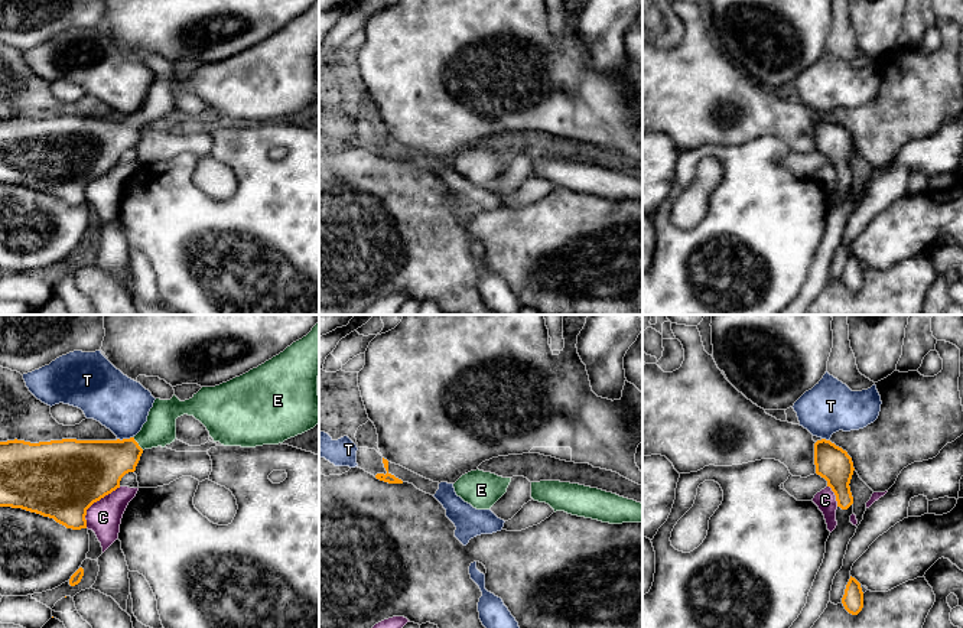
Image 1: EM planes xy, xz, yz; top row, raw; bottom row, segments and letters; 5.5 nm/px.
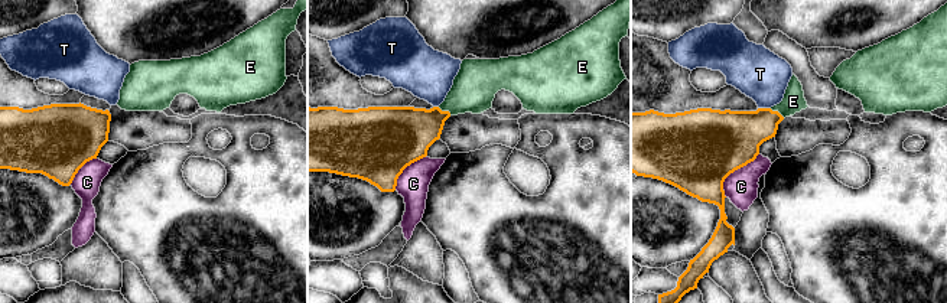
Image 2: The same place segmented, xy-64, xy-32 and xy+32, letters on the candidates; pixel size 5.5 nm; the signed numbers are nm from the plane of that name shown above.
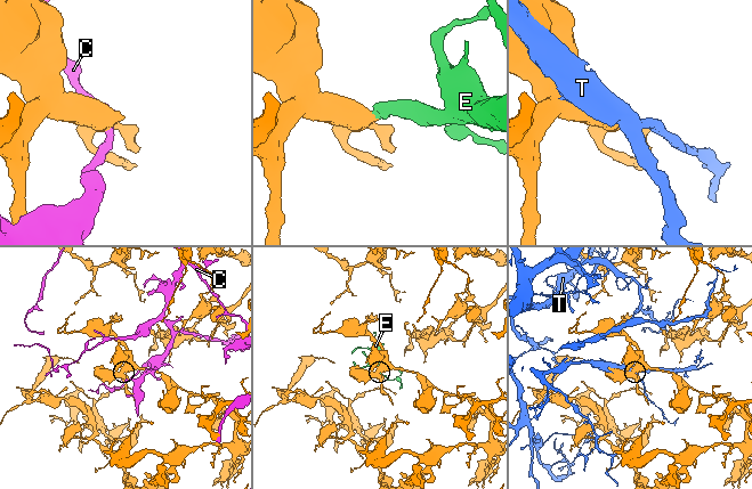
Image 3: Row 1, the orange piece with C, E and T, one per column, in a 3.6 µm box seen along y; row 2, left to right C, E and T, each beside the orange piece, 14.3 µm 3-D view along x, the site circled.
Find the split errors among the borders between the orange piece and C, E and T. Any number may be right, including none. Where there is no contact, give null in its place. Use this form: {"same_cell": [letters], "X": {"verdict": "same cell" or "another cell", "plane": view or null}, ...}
{"same_cell": ["E"], "C": {"verdict": "another cell", "plane": "xy"}, "E": {"verdict": "same cell", "plane": "xy"}, "T": {"verdict": "another cell", "plane": "xy"}}

